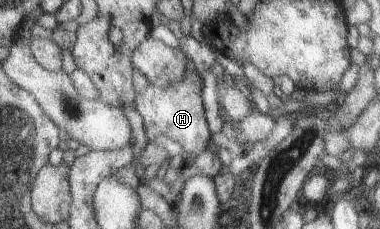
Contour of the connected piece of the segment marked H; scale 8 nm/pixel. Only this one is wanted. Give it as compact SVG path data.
M187 70L181 83L160 87L148 82L143 94L137 94L134 106L143 118L143 128L148 139L167 136L177 142L187 159L195 158L207 148L212 130L204 105L204 80L198 73Z

